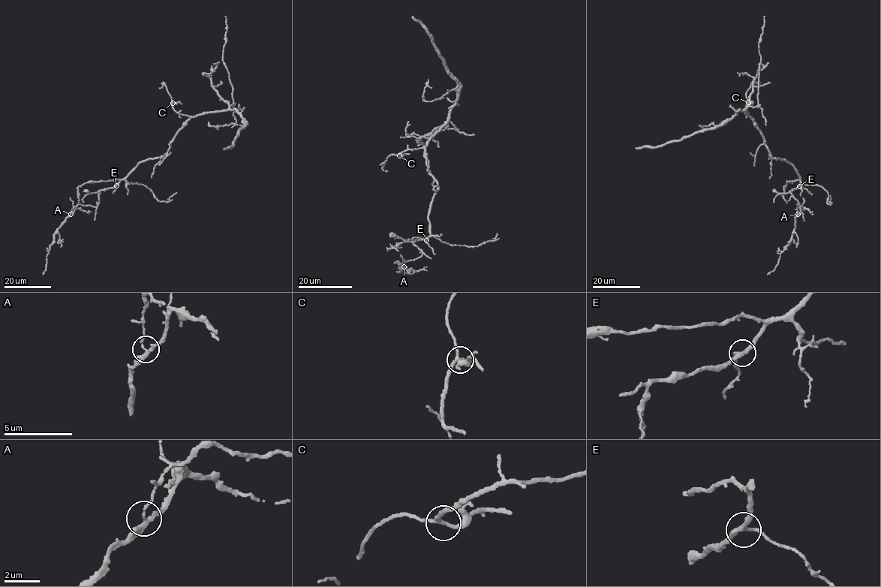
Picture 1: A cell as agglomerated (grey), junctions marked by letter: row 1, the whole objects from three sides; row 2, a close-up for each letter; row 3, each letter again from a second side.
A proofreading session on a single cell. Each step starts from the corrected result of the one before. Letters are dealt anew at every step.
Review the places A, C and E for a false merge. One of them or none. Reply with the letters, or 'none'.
A

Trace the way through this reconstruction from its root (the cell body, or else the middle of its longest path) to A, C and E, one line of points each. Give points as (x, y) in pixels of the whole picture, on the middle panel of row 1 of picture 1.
A: (437, 184), (428, 218), (429, 236), (427, 239), (412, 242), (422, 254), (413, 260), (404, 261), (404, 266)
C: (437, 184), (426, 165), (424, 149), (407, 149), (399, 155)
E: (437, 184), (428, 218), (431, 232), (426, 240)

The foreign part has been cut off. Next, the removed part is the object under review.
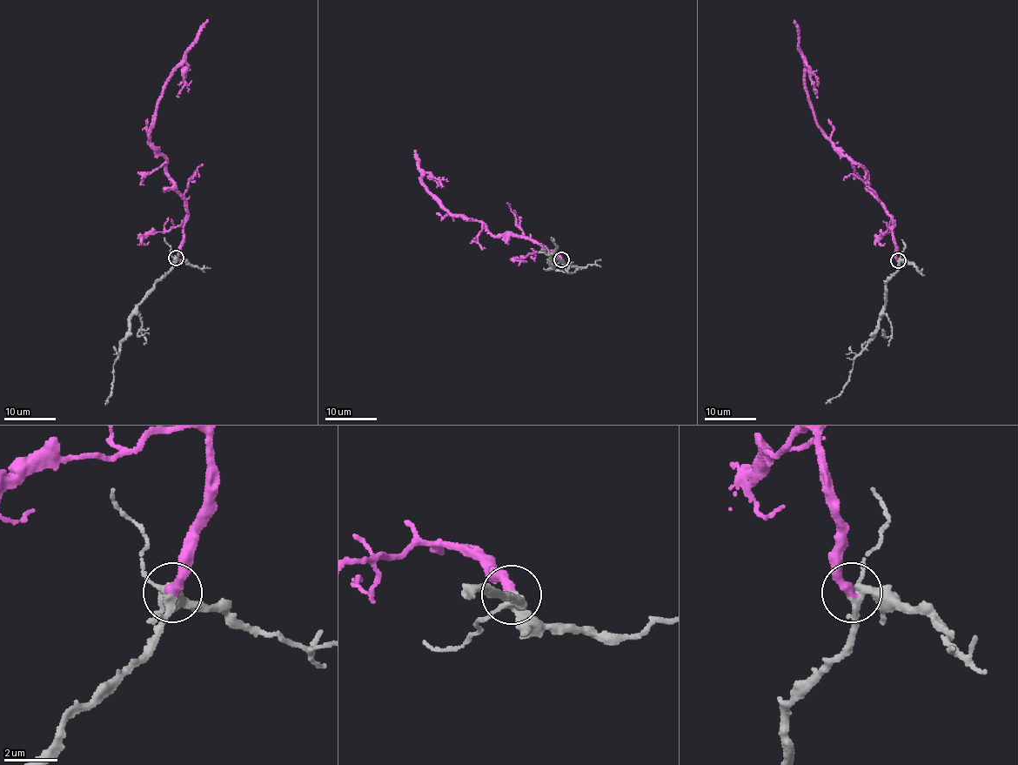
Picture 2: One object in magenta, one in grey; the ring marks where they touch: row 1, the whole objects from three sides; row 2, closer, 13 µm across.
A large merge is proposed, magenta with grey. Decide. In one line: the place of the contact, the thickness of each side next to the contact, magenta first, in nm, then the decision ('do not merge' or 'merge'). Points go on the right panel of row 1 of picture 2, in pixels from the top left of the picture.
place (898, 260); calibres 360 and 240 nm; merge

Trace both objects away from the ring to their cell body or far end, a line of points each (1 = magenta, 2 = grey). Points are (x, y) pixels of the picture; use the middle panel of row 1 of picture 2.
1: (560, 259), (539, 244), (510, 234), (493, 235), (479, 221), (445, 209), (421, 185), (415, 150)
2: (560, 259), (554, 258), (551, 268), (554, 269), (549, 255), (556, 253), (557, 248), (552, 237)

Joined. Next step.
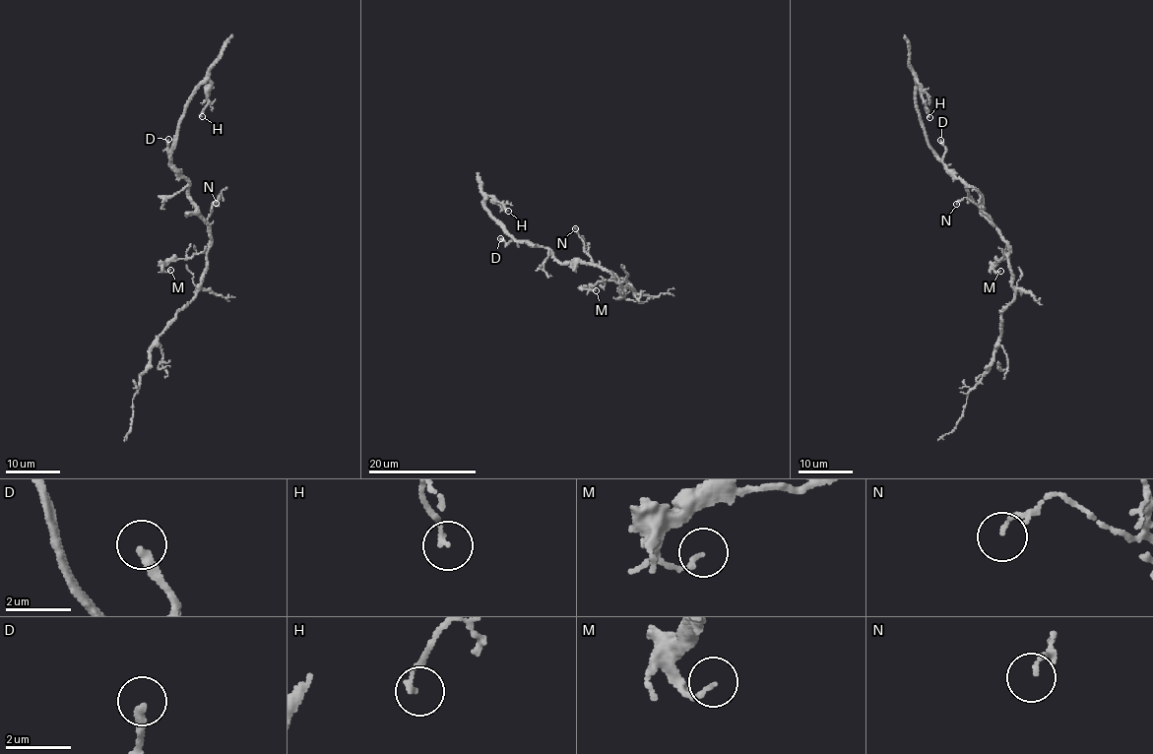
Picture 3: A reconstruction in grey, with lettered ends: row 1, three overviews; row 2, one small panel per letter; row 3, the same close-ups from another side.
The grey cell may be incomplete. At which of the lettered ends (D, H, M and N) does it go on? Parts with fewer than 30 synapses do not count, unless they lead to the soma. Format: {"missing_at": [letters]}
{"missing_at": []}

